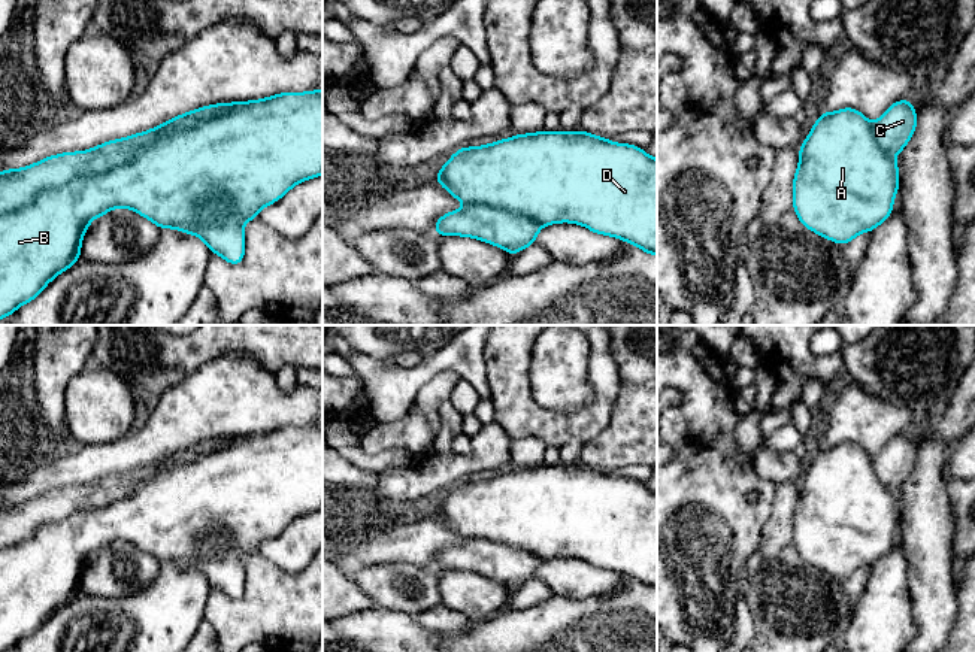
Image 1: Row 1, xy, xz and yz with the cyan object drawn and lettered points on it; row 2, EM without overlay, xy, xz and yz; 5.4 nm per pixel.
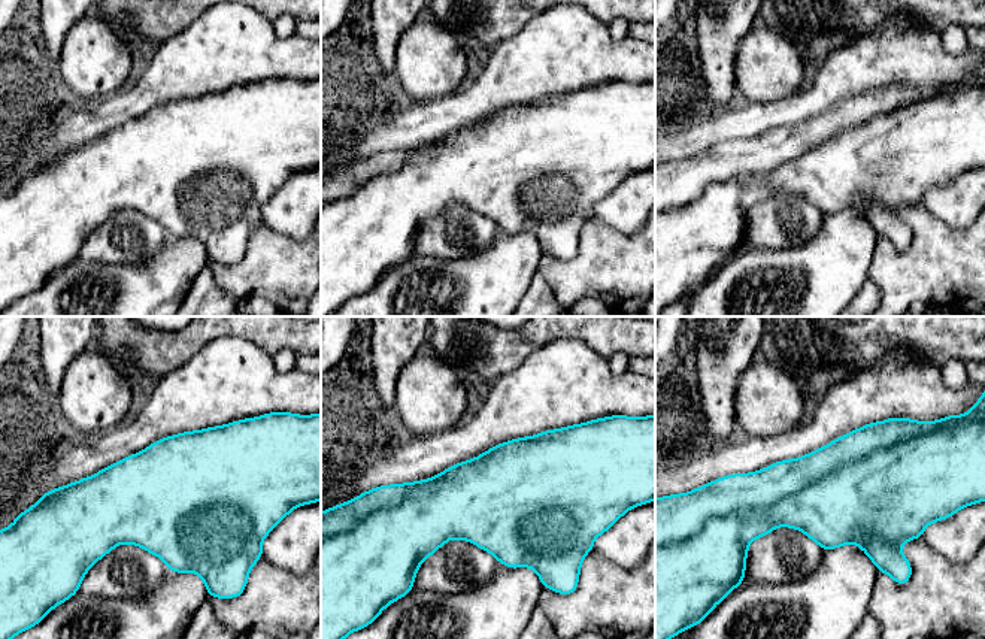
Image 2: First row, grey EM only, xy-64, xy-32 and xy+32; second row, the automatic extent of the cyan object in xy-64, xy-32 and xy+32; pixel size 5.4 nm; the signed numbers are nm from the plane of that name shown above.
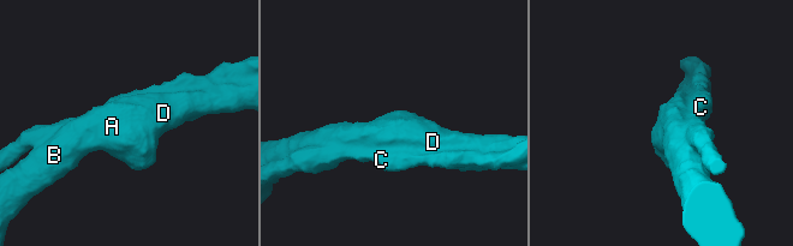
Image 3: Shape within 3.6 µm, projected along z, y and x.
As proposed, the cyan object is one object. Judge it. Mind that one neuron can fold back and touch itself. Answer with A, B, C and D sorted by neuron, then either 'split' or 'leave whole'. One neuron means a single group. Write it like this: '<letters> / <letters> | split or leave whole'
A B C D | leave whole

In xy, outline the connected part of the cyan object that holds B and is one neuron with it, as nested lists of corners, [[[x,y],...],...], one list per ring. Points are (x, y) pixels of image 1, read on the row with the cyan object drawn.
[[[323,90],[309,93],[281,93],[261,100],[240,103],[209,104],[175,116],[143,133],[110,140],[88,151],[57,154],[28,167],[0,172],[0,319],[10,316],[19,306],[34,300],[42,289],[60,273],[70,269],[81,258],[84,233],[94,218],[115,207],[127,207],[152,221],[158,228],[175,228],[182,233],[196,234],[209,248],[211,254],[221,255],[228,264],[237,266],[245,257],[243,225],[258,218],[264,206],[273,204],[285,195],[296,184],[323,175]]]

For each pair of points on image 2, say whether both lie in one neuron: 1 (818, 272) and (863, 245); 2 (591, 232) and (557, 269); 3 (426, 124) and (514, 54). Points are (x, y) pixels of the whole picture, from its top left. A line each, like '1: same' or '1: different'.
1: same
2: same
3: same

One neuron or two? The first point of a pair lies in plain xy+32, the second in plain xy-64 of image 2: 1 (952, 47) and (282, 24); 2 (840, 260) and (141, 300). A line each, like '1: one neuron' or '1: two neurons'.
1: one neuron
2: one neuron

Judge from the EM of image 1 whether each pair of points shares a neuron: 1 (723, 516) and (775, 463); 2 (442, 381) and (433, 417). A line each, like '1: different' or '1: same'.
1: different
2: same

